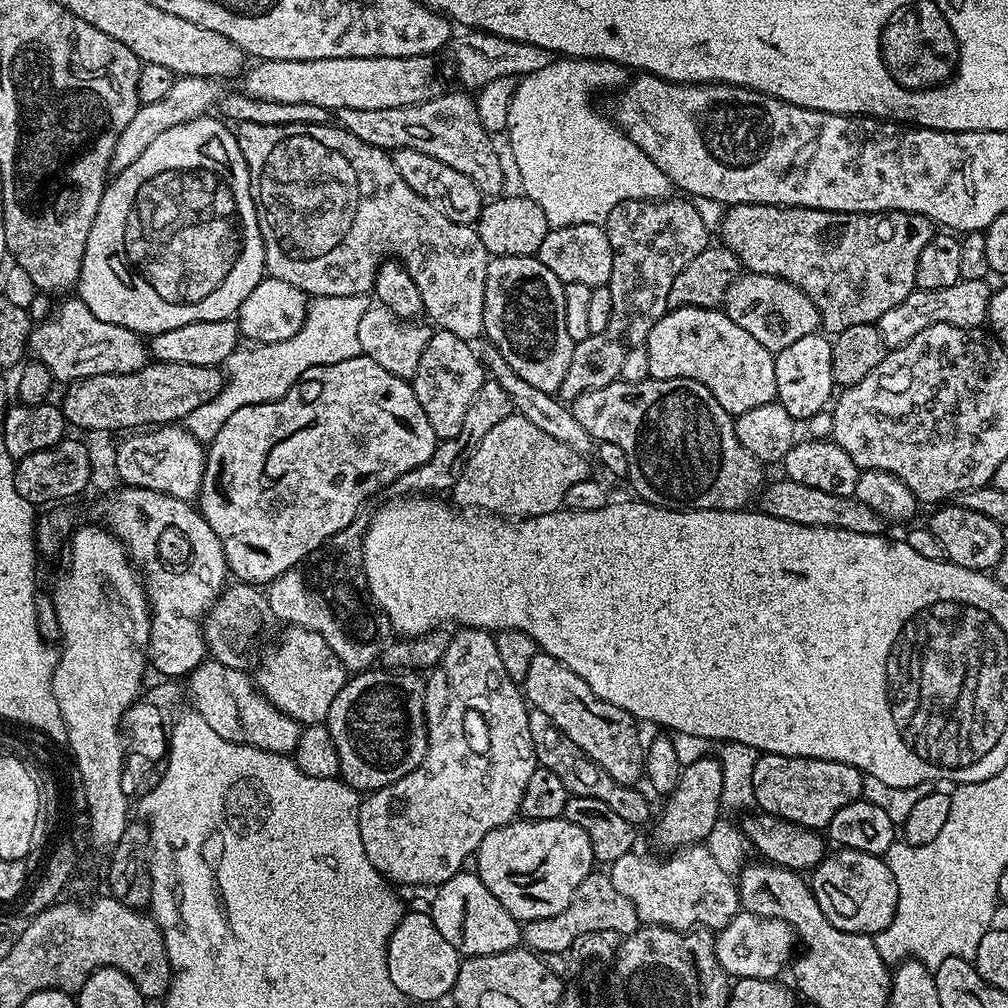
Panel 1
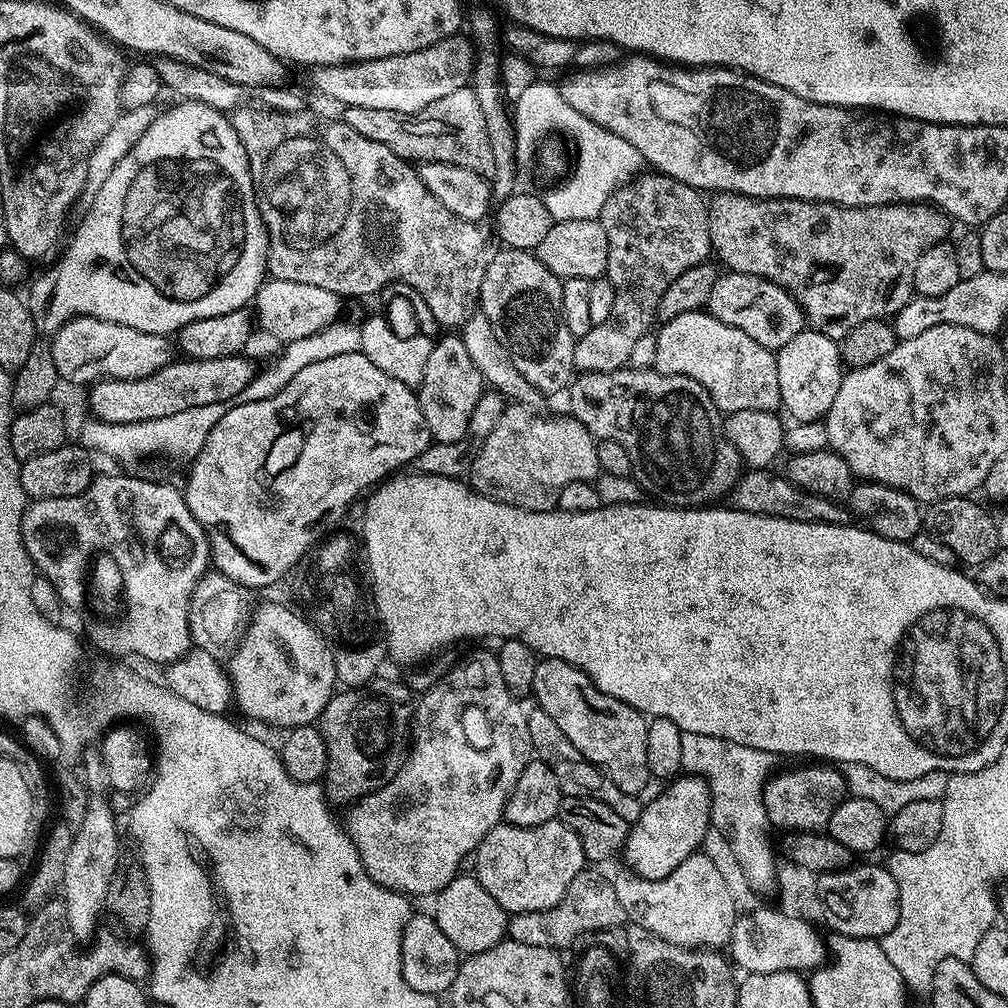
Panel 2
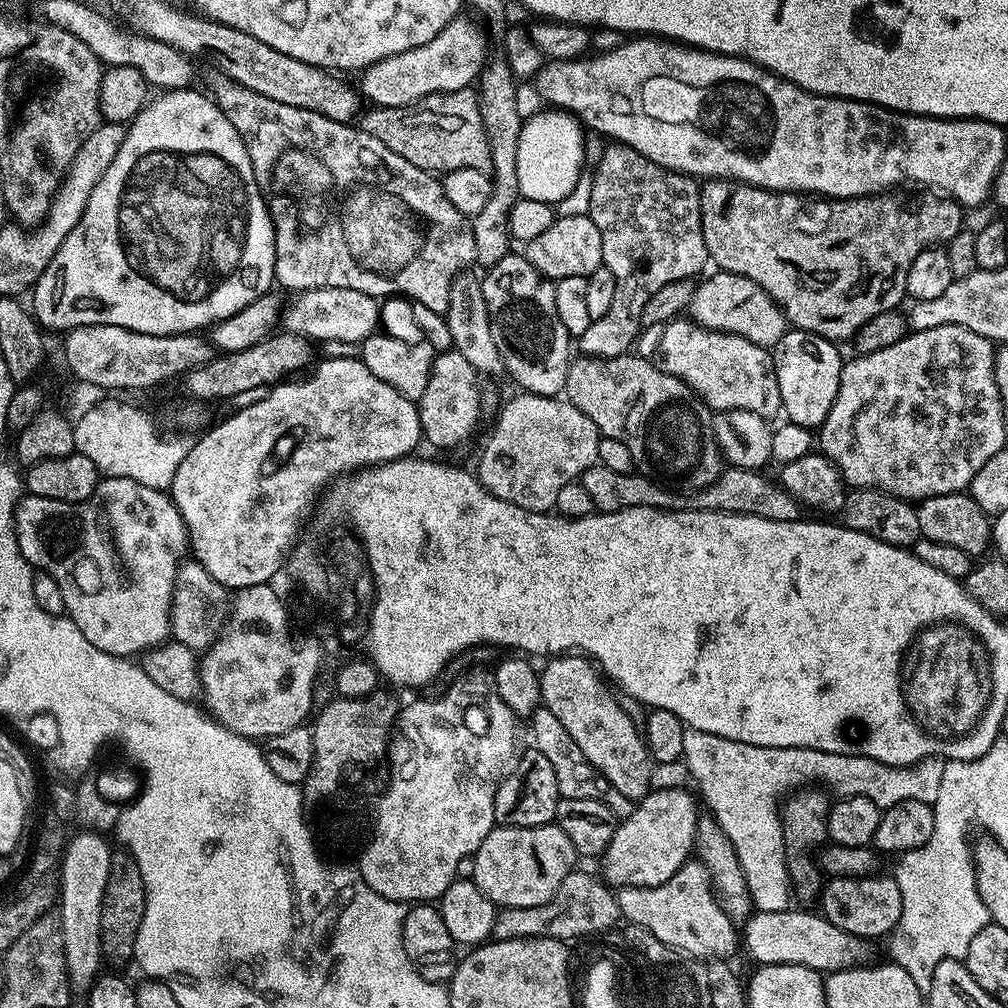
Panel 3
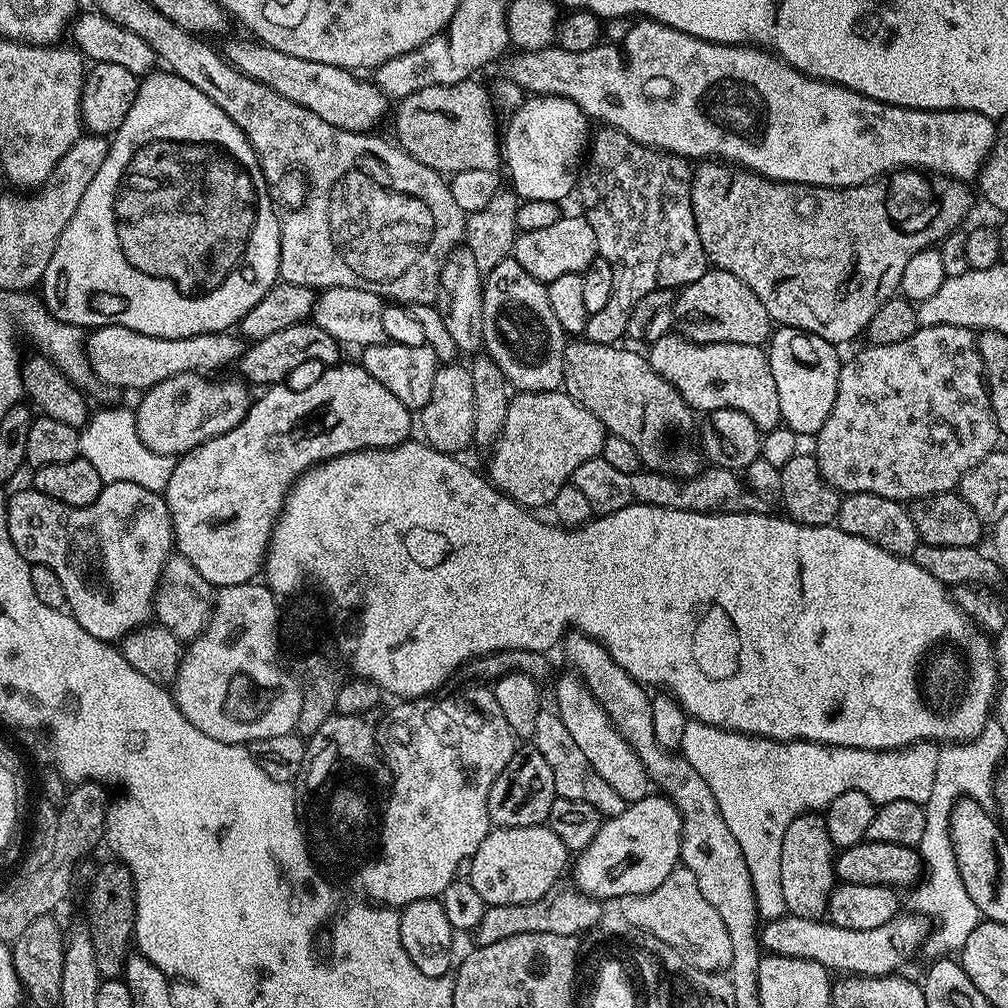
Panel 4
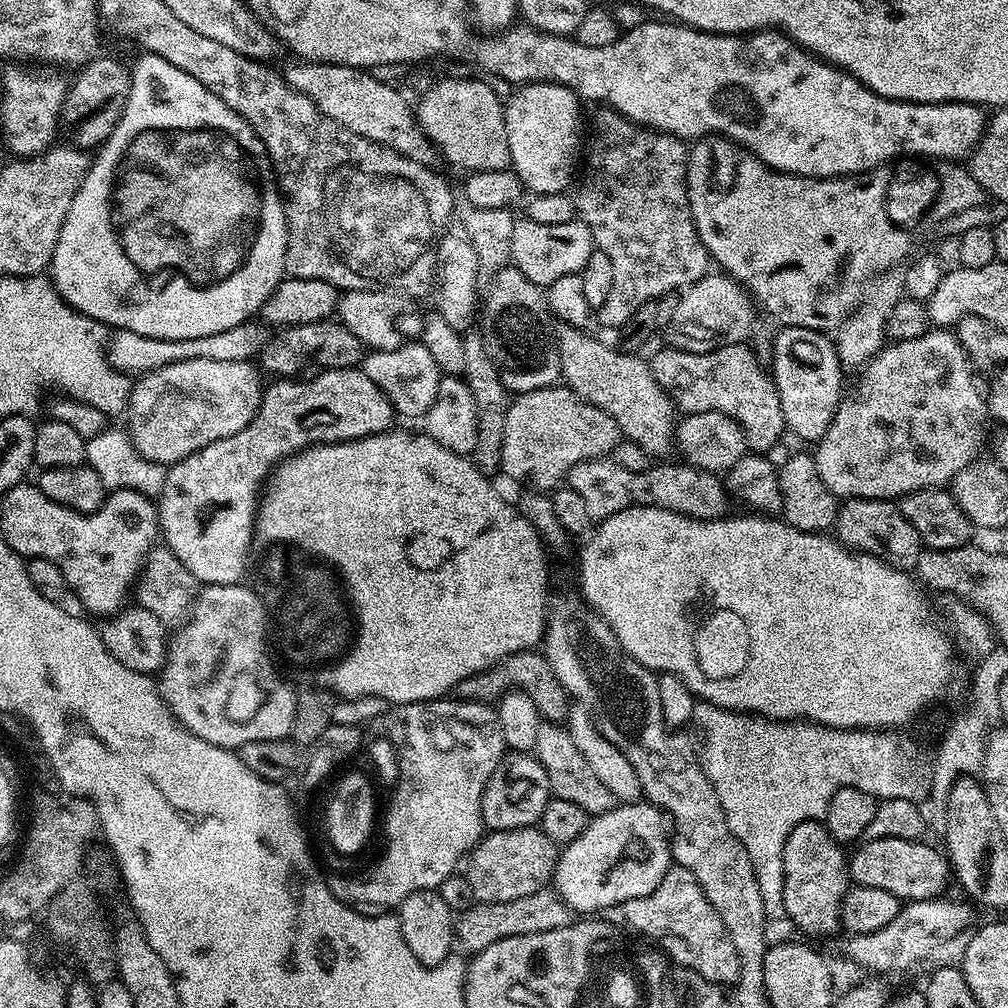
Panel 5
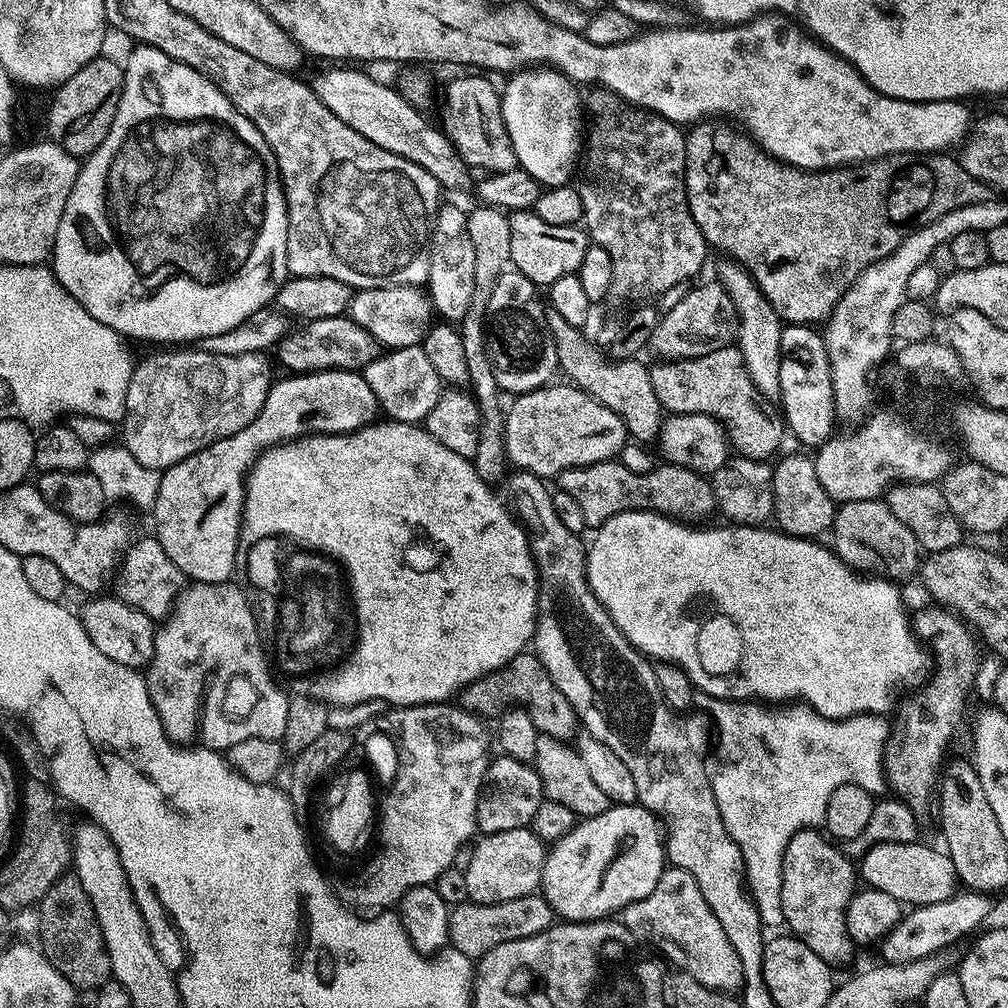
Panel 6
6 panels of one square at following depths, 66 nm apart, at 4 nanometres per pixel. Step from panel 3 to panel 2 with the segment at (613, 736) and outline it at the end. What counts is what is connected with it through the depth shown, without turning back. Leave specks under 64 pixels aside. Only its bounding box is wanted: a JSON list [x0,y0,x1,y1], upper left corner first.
[531,658,650,796]

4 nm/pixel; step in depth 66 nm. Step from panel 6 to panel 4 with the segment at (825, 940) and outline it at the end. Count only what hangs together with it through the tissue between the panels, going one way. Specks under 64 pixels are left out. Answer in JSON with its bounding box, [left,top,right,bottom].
[782,812,838,920]

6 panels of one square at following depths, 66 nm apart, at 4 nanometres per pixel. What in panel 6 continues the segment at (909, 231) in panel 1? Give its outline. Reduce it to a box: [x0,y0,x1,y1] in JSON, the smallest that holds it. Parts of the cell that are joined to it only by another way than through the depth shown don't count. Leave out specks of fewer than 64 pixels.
[684,118,982,325]

